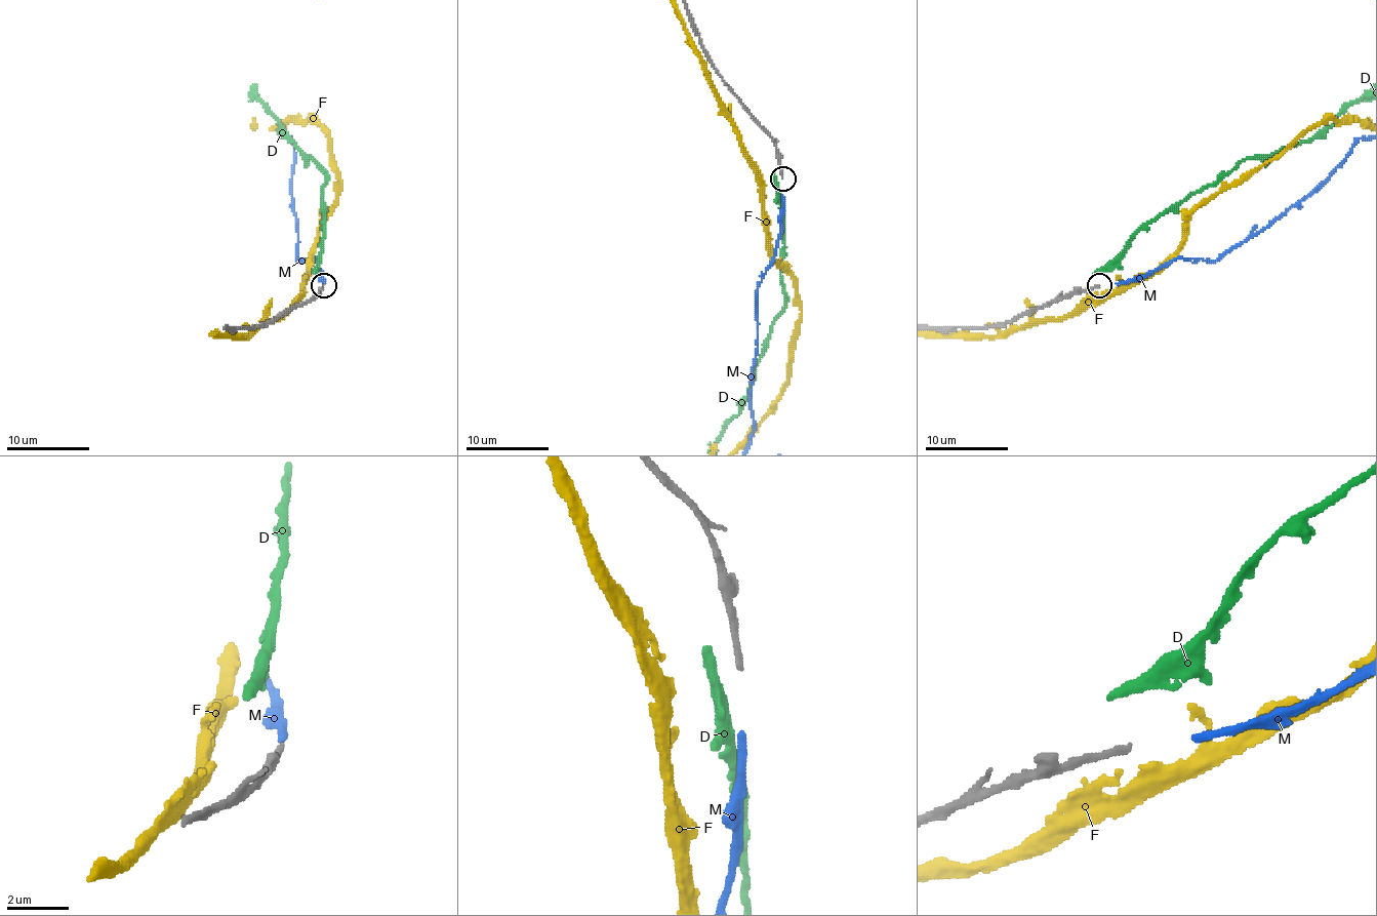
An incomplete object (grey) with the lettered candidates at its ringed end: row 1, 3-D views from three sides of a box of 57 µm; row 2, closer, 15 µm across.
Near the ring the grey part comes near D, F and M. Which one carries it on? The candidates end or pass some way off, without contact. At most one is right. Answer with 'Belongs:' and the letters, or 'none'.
Belongs: M

